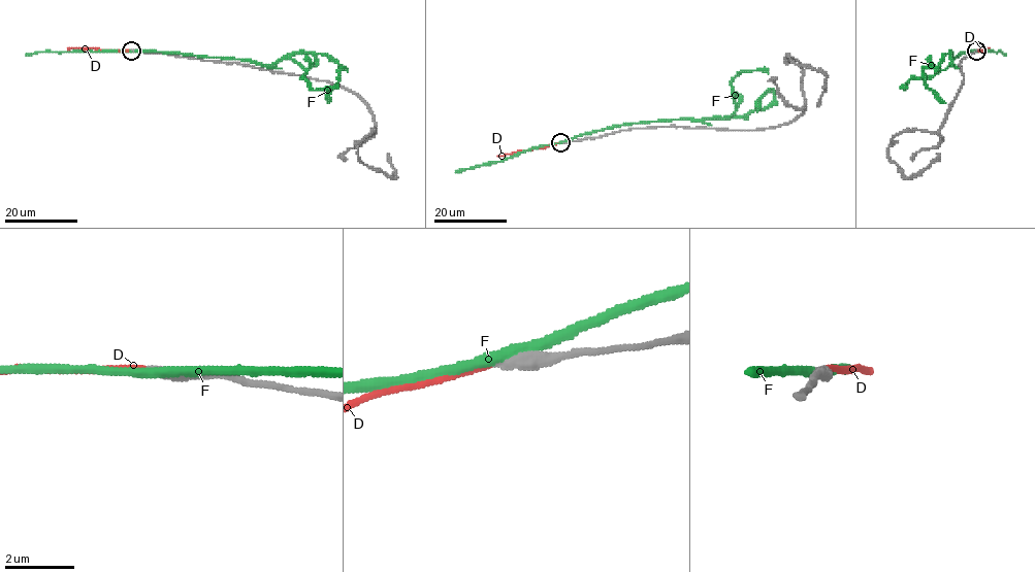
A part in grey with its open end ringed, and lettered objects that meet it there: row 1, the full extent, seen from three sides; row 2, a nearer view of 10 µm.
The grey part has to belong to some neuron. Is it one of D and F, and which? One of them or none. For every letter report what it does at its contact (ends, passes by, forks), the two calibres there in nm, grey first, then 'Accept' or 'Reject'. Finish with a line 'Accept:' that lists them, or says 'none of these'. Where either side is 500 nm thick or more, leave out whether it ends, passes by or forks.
D: It ends there. Thickness 340 nm (grey) against 180 nm. Accept
F: It passes by. Thickness 480 nm (grey) against 280 nm. Reject
Accept: D

